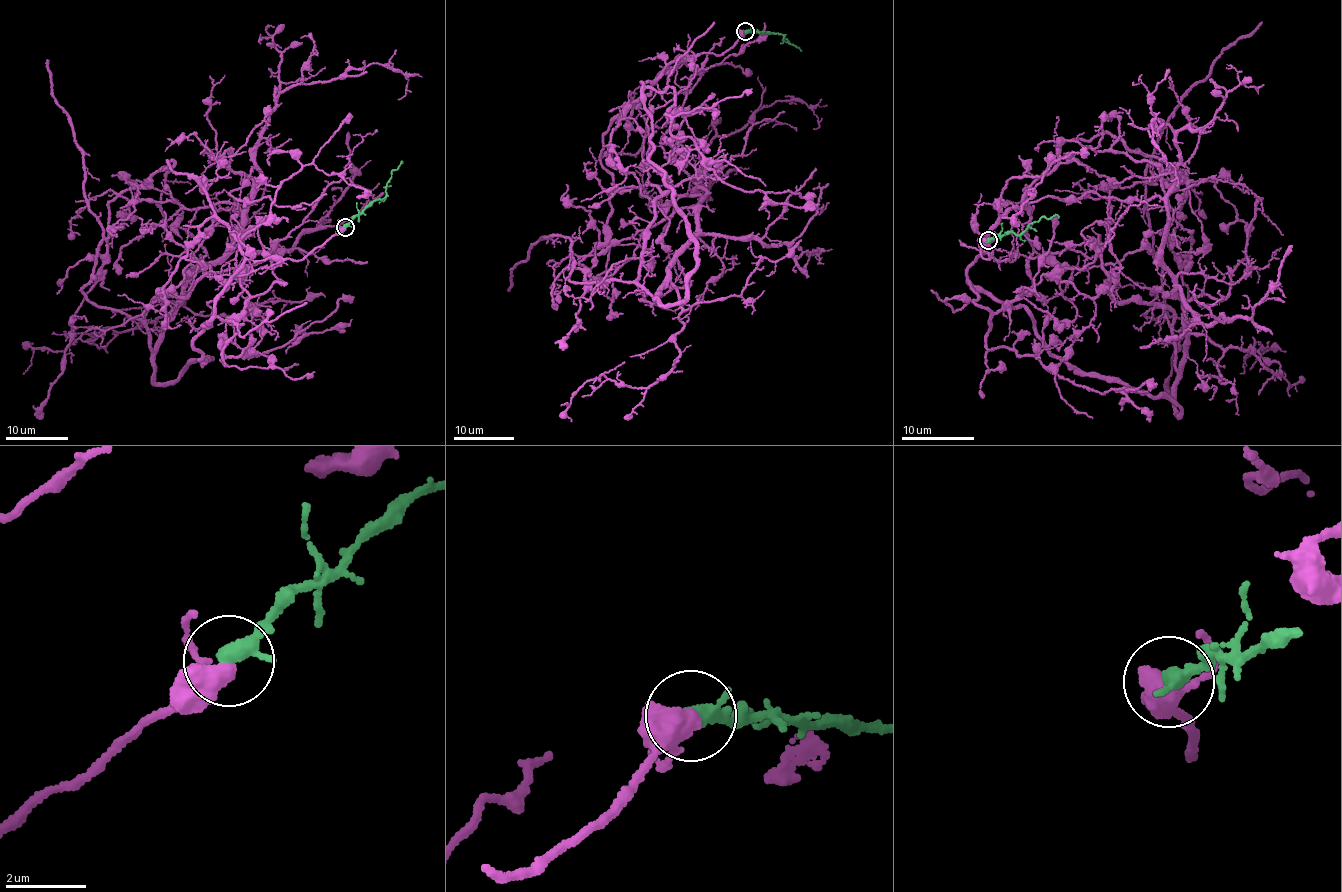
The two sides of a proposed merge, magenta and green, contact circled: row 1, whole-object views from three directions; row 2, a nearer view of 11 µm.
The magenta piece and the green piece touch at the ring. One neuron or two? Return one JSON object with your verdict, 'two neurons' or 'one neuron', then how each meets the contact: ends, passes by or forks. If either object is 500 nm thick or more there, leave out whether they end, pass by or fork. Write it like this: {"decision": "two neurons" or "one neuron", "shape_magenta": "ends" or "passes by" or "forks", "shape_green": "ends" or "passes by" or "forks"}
{"decision": "two neurons", "shape_magenta": "passes by", "shape_green": "ends"}

